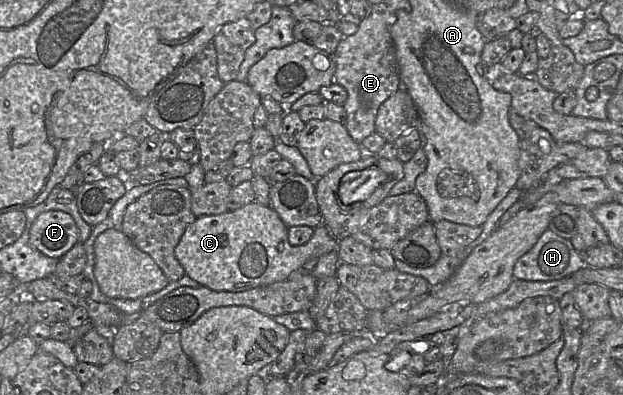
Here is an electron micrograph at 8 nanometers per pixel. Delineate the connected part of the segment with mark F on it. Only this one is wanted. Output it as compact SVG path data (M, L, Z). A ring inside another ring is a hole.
M52 210L41 213L29 232L29 243L44 255L60 259L77 242L79 230L71 215Z

